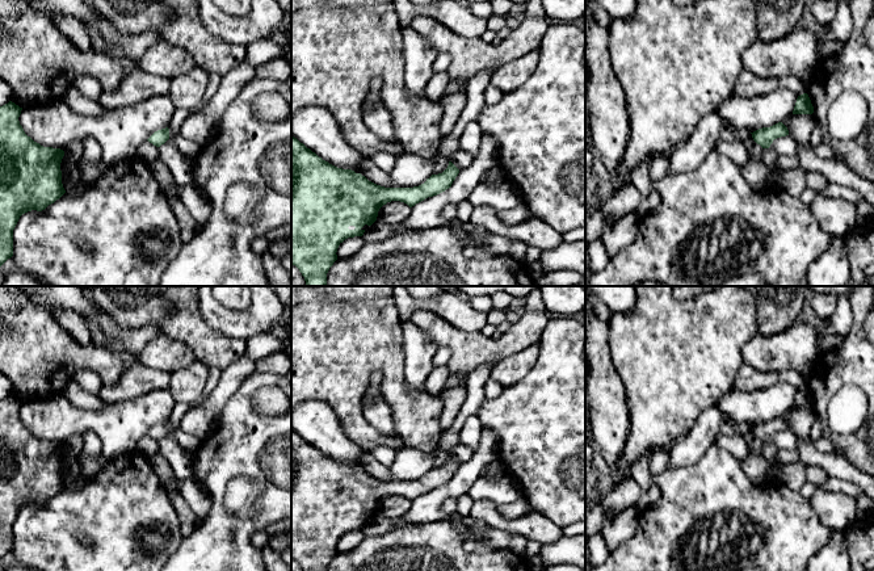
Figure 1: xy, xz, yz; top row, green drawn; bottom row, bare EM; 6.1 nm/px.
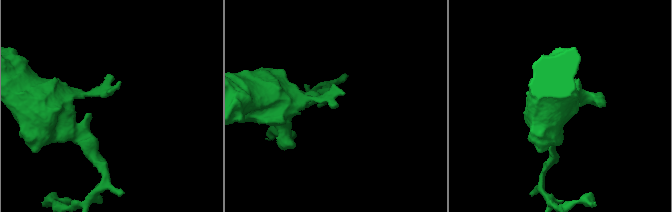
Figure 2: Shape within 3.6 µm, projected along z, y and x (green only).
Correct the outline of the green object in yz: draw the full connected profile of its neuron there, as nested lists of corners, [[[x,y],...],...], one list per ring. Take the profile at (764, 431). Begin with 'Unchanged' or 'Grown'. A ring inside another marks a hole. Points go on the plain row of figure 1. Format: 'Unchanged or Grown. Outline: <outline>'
Unchanged. Outline: [[[778,416],[770,421],[759,423],[751,428],[757,438],[762,442],[769,442],[774,433],[789,429],[789,424],[782,416]]]

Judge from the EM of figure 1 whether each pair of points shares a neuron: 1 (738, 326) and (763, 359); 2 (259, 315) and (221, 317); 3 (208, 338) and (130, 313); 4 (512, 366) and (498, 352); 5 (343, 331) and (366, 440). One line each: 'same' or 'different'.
1: different
2: same
3: same
4: different
5: same

